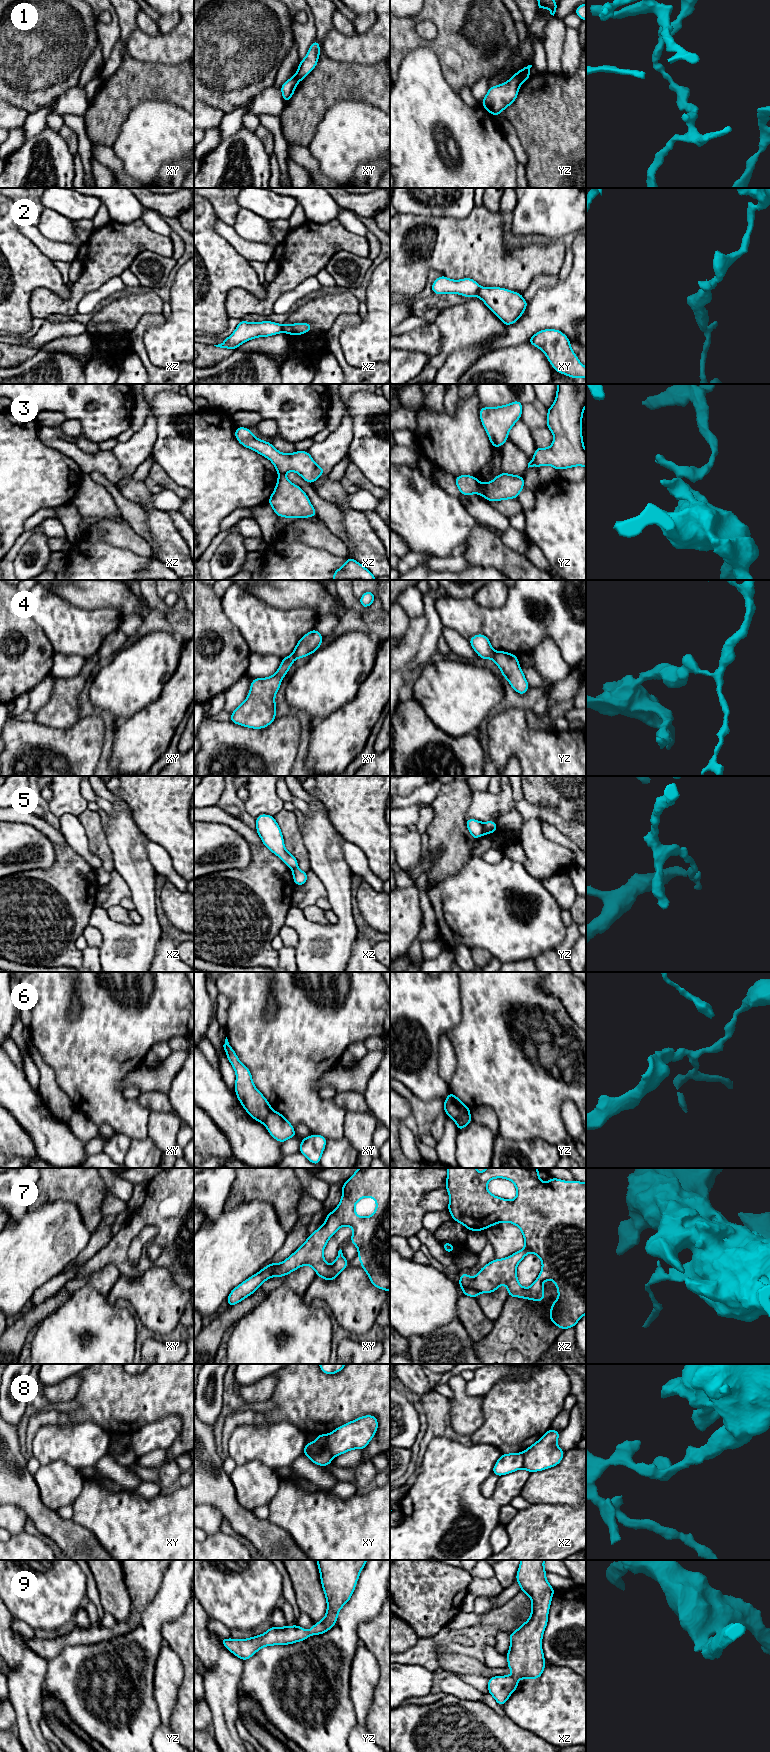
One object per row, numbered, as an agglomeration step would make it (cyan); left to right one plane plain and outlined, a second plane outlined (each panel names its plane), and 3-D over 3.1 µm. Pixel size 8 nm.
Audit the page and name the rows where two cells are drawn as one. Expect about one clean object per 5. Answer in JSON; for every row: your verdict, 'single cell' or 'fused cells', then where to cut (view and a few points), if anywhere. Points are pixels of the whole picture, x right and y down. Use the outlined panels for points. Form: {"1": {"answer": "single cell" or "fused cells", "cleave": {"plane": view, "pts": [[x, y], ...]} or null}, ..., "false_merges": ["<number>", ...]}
{"1": {"answer": "fused cells", "cleave": {"plane": "yz", "pts": [[515, 74], [523, 81]]}}, "2": {"answer": "fused cells", "cleave": {"plane": "xy", "pts": [[480, 287], [476, 295]]}}, "3": {"answer": "fused cells", "cleave": {"plane": "yz", "pts": [[481, 484], [479, 492]]}}, "4": {"answer": "fused cells", "cleave": {"plane": "yz", "pts": [[496, 652], [492, 658]]}}, "5": {"answer": "fused cells", "cleave": {"plane": "yz", "pts": [[484, 823], [483, 834]]}}, "6": {"answer": "fused cells", "cleave": {"plane": "yz", "pts": [[469, 1113], [463, 1114], [456, 1122]]}}, "7": {"answer": "fused cells", "cleave": {"plane": "xz", "pts": [[462, 1287], [470, 1287], [479, 1292]]}}, "8": {"answer": "fused cells", "cleave": {"plane": "xy", "pts": [[325, 1435], [327, 1449], [333, 1456]]}}, "9": {"answer": "single cell", "cleave": null}, "false_merges": ["1", "2", "3", "4", "5", "6", "7", "8"]}

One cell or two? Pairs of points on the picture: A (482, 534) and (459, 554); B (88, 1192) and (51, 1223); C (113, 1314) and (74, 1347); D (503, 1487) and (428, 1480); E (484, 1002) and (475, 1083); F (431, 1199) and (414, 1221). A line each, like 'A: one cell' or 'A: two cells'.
A: two cells
B: two cells
C: one cell
D: one cell
E: one cell
F: two cells

